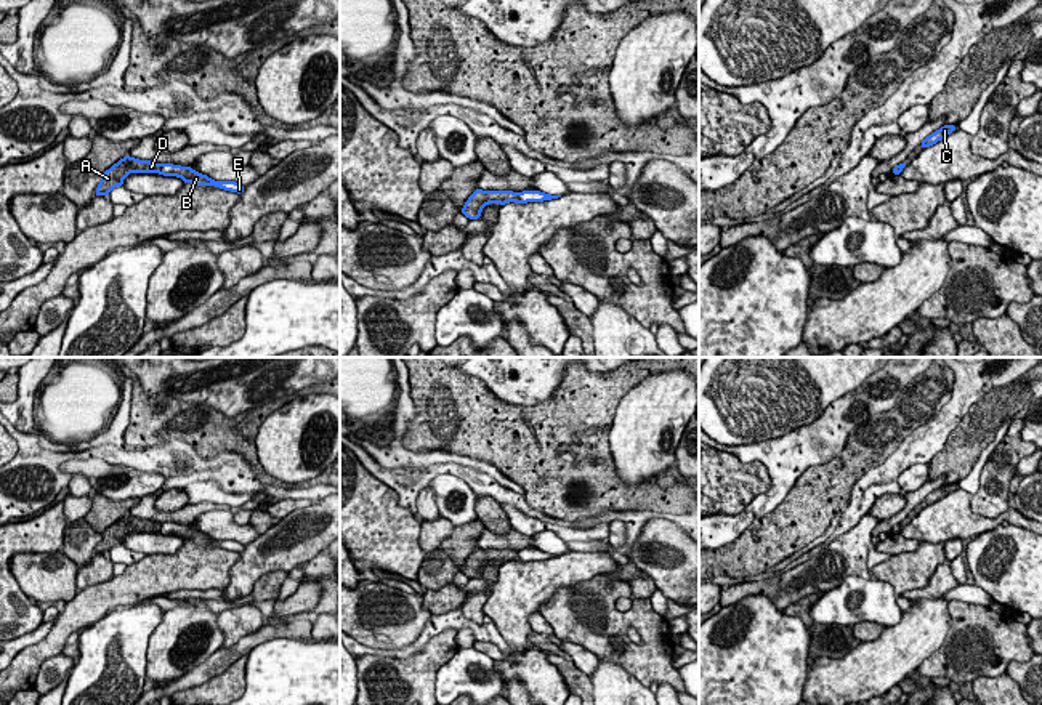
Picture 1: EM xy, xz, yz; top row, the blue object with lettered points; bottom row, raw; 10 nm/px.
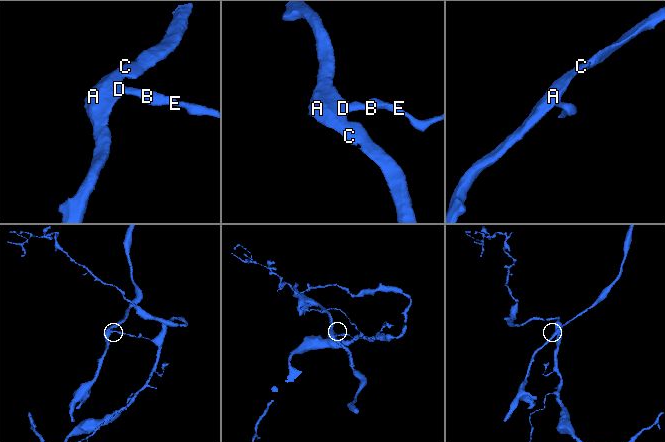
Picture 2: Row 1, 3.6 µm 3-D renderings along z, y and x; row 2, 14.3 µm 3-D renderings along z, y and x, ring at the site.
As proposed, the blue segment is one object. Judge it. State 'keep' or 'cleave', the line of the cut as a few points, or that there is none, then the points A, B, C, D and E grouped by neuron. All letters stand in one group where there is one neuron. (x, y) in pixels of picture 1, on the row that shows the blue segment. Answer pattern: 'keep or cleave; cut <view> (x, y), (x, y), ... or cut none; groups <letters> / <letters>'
cleave; cut xy (162, 165), (159, 172); groups A C D / B E

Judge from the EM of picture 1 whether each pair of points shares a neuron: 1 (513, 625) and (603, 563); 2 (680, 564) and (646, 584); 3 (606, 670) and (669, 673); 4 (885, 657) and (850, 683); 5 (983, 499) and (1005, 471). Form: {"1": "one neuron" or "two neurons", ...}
{"1": "one neuron", "2": "two neurons", "3": "two neurons", "4": "one neuron", "5": "one neuron"}

